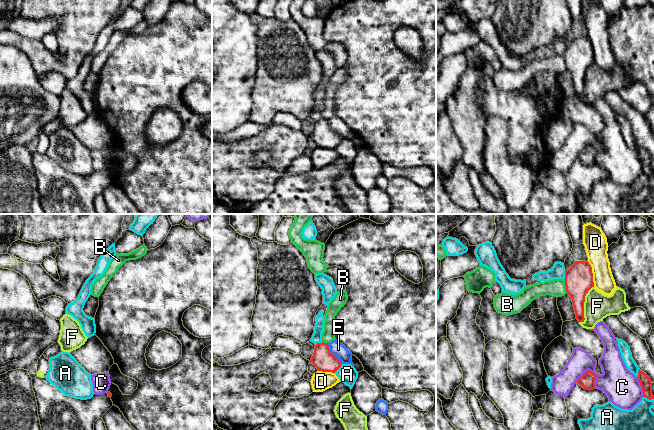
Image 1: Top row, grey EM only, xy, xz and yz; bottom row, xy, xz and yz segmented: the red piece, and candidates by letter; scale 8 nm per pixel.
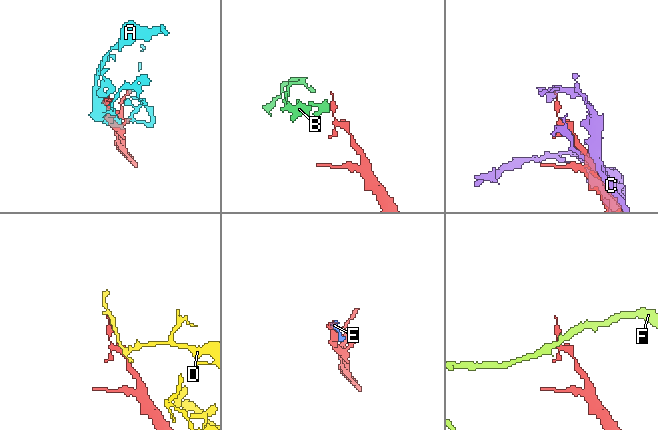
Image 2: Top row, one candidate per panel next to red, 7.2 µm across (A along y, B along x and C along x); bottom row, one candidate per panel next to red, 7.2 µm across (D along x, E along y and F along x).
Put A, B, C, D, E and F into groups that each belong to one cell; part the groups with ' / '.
A / B / C E / D / F

